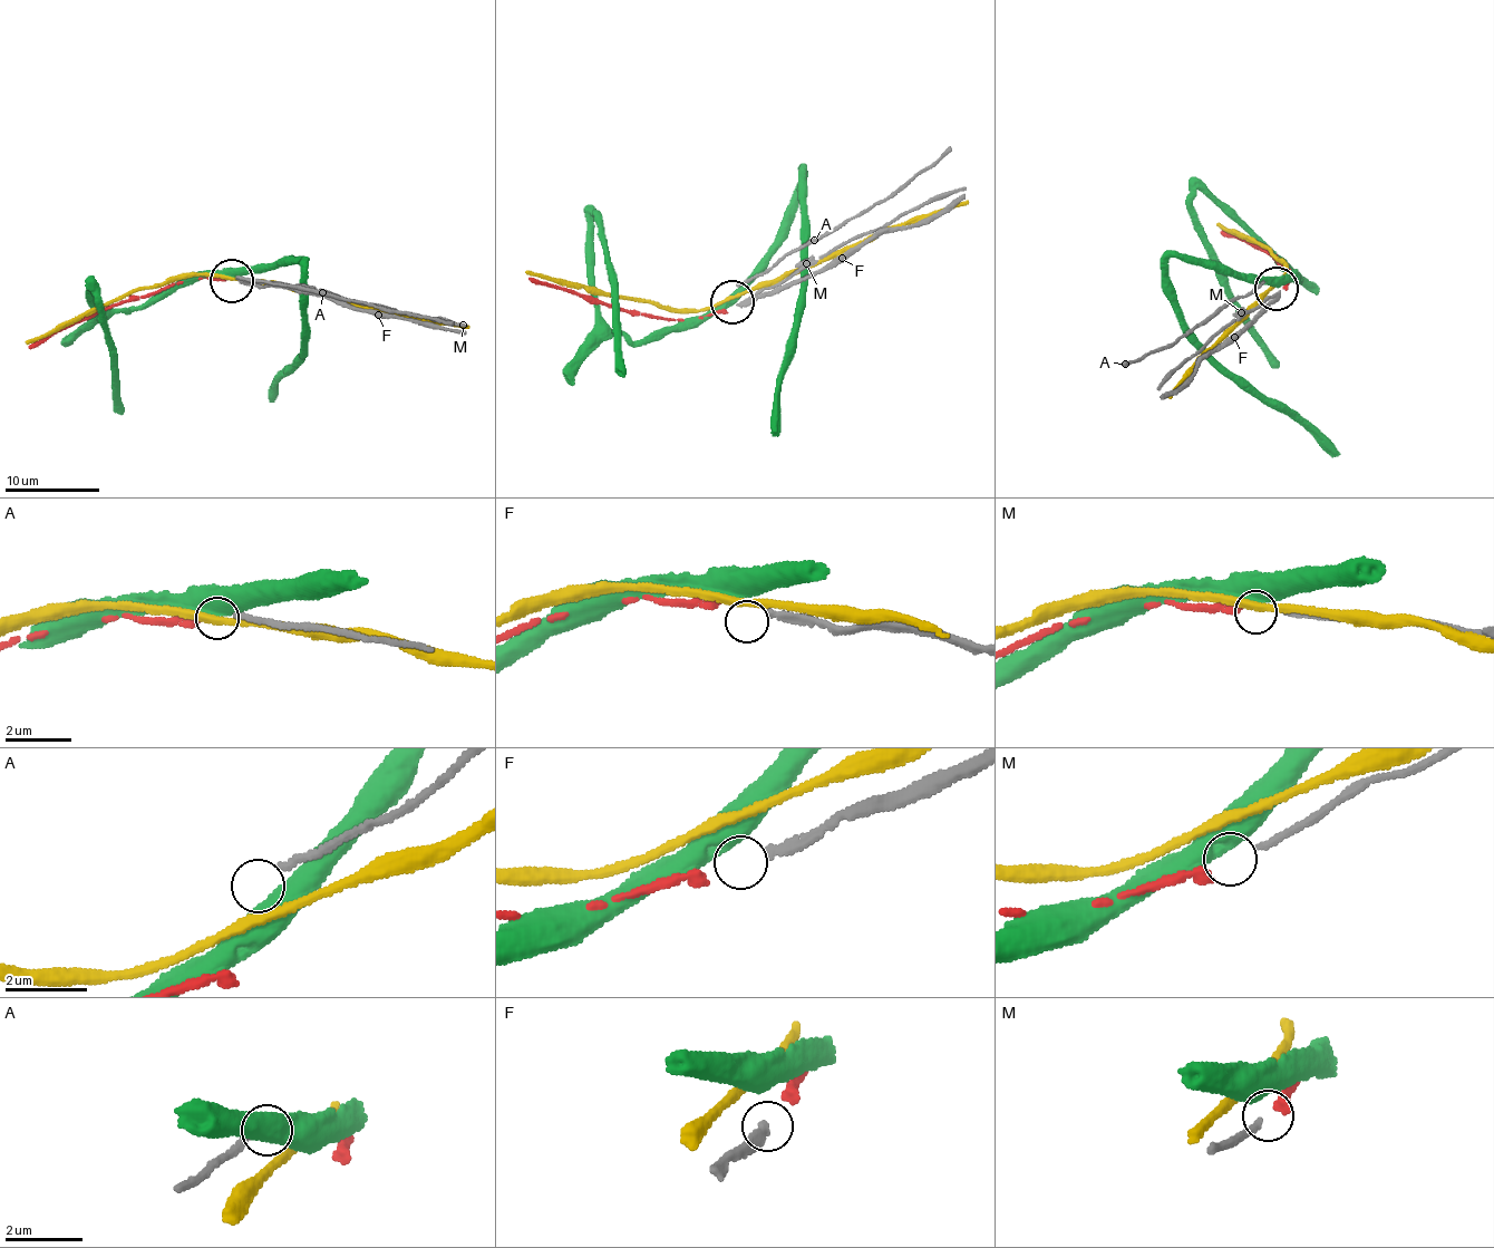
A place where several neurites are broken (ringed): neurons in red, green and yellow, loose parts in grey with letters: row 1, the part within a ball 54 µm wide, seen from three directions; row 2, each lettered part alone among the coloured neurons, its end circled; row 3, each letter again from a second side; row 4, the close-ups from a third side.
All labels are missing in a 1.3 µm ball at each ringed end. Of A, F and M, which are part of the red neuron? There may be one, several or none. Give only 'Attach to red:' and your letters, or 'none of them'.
Attach to red: M

